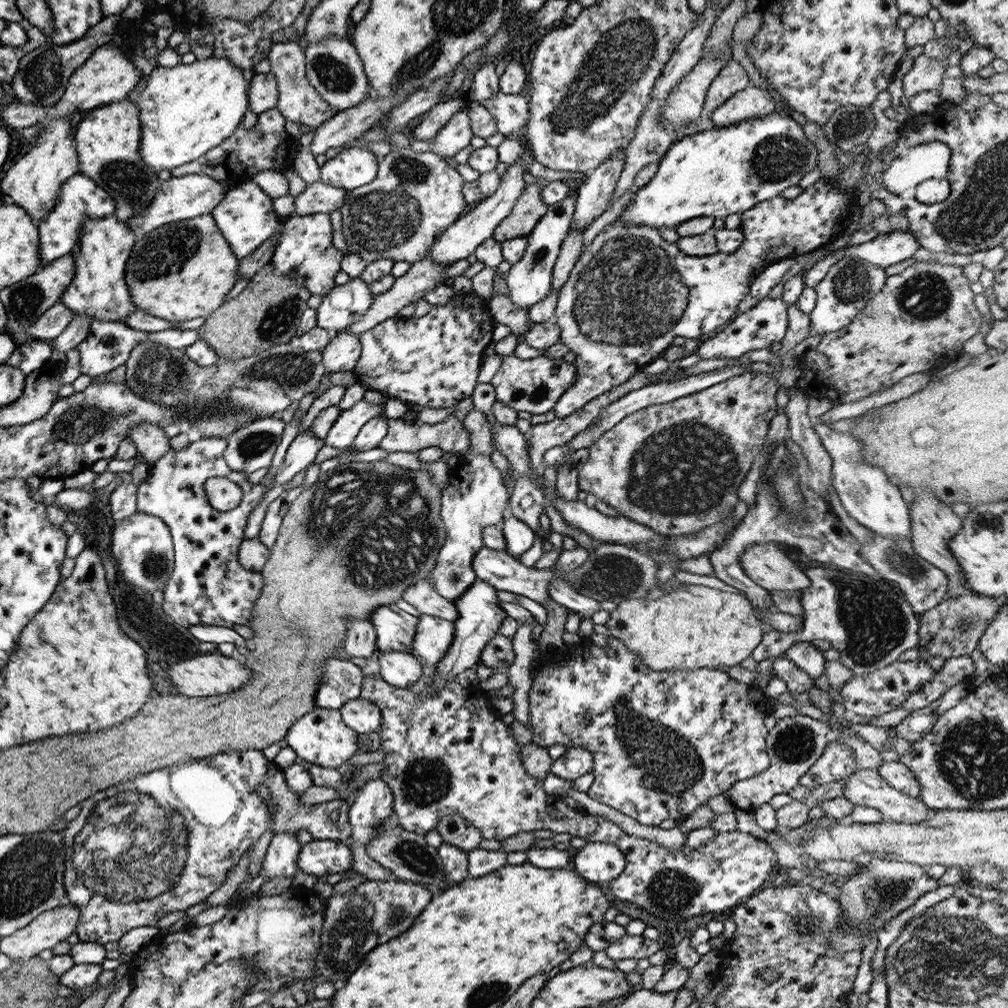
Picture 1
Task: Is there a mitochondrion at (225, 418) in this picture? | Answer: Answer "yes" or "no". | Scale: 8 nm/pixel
yes

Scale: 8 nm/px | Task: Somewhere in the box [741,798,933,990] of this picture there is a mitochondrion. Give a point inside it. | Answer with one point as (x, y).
(878, 895)

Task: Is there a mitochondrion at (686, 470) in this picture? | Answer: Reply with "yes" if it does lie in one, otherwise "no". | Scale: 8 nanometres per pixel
yes

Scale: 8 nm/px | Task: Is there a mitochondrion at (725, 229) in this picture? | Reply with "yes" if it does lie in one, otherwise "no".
no

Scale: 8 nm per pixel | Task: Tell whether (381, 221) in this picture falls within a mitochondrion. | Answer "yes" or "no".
yes

